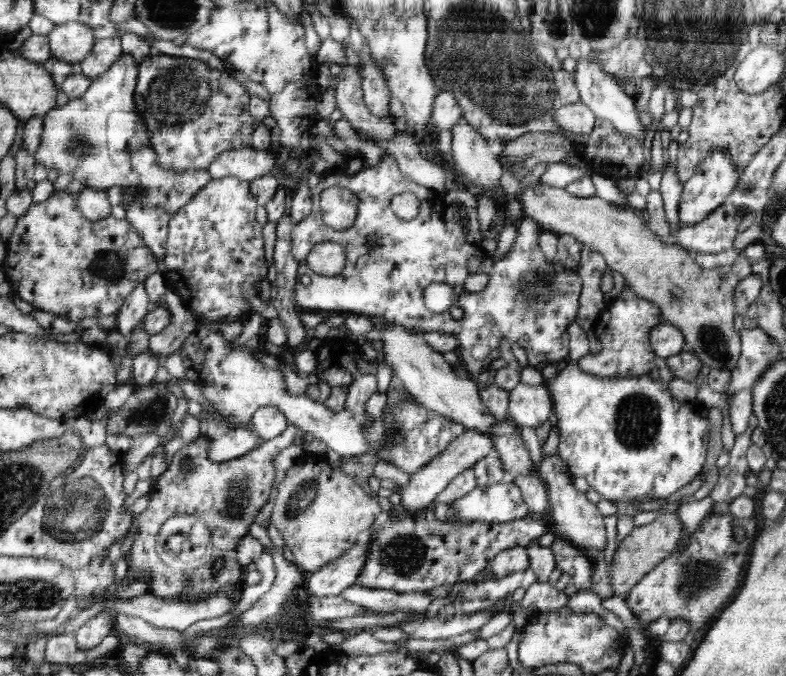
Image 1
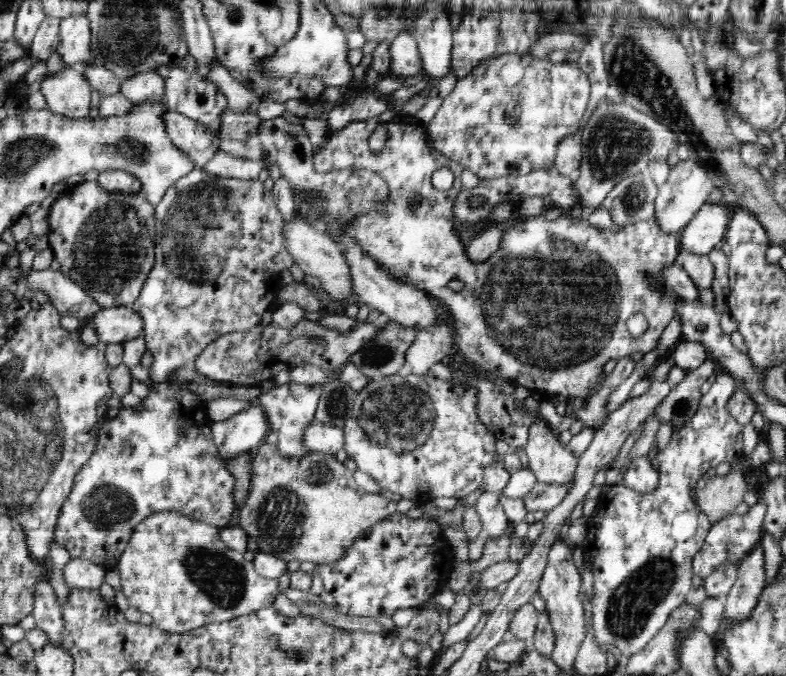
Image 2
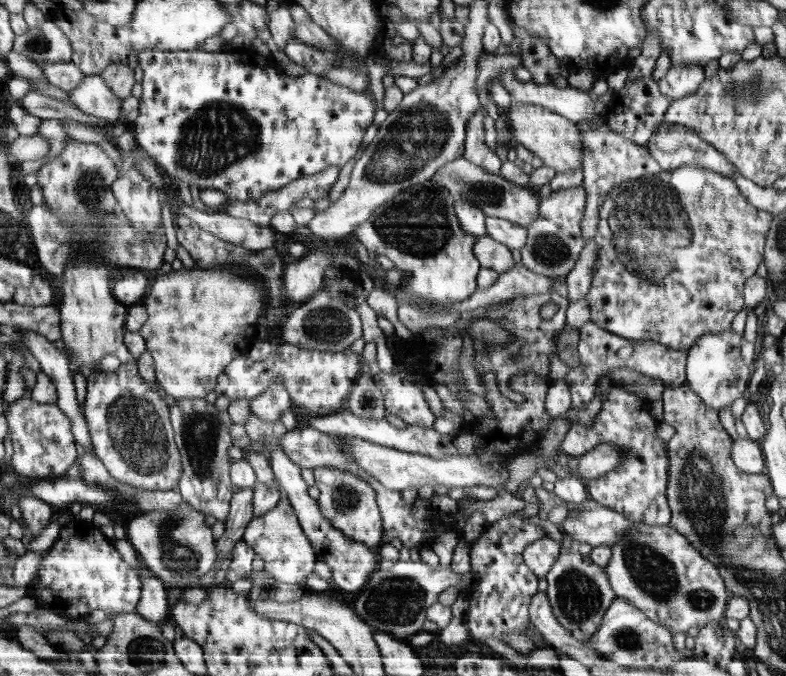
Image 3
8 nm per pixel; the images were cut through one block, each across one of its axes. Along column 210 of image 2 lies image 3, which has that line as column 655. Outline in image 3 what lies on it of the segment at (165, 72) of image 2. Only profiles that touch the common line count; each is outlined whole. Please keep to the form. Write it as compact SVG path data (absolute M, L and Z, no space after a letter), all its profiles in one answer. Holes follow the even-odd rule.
M650 74L648 76L637 76L628 80L620 91L613 94L613 98L606 106L608 111L602 116L607 120L606 124L616 134L638 144L644 146L650 141L652 133L660 127L663 122L663 116L667 106L672 102L668 100L659 89L659 84Z

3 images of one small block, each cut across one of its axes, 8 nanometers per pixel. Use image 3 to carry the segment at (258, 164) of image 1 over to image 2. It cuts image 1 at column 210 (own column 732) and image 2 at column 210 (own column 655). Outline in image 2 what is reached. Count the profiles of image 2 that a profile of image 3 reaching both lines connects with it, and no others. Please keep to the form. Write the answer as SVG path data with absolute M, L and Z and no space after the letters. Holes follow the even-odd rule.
M170 110L161 117L165 134L176 148L191 158L196 168L203 169L221 149L222 140L198 121Z

